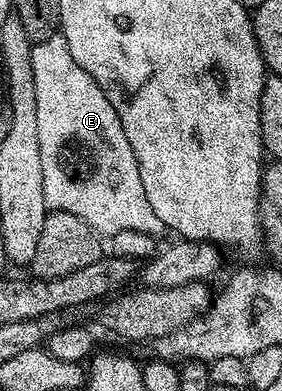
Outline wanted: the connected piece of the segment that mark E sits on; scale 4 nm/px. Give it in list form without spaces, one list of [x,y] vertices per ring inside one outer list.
[[[61,32],[33,42],[30,54],[32,79],[36,83],[36,131],[40,135],[40,153],[56,153],[60,147],[64,153],[70,147],[70,141],[74,143],[74,151],[70,153],[72,167],[76,169],[72,175],[74,183],[60,185],[60,207],[64,205],[64,212],[84,211],[82,207],[96,203],[102,215],[90,219],[87,225],[99,235],[140,231],[149,237],[161,238],[161,233],[167,232],[166,225],[156,211],[152,211],[144,195],[144,183],[140,183],[140,167],[132,143],[128,143],[120,115],[116,115],[116,107],[108,103],[106,92],[80,63],[76,63],[76,59],[72,59],[72,51],[68,51],[68,43]]]

